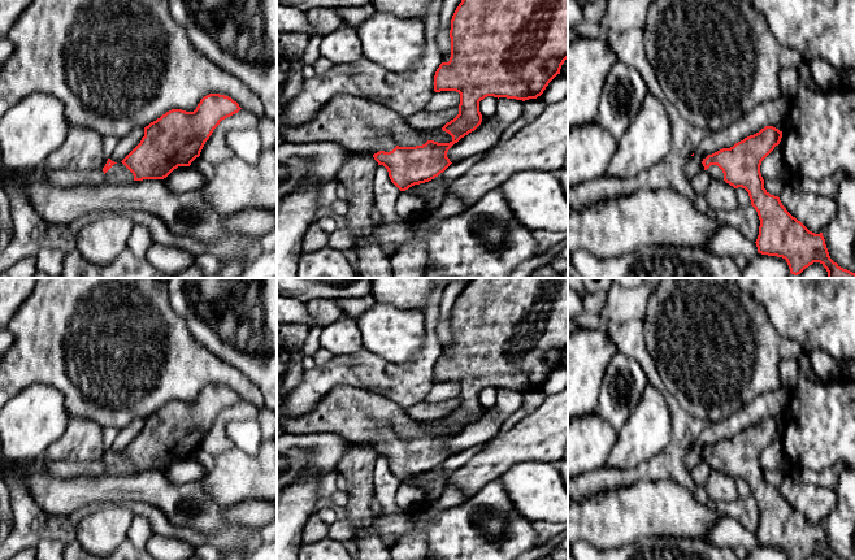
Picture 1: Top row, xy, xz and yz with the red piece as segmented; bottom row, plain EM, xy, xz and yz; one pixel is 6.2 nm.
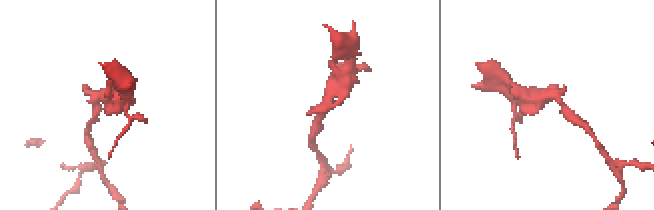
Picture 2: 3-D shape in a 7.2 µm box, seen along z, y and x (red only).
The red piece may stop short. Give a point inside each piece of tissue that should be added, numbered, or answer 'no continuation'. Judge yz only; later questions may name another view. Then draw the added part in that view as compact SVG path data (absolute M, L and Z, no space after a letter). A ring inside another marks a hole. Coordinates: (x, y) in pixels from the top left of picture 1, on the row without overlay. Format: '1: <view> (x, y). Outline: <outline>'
1: yz (716, 464). Outline: M711 456L707 463L711 465L713 470L724 472L724 464L717 456Z

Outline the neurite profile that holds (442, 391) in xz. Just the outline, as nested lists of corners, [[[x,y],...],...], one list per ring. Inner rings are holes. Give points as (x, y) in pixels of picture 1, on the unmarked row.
[[[440,382],[435,383],[429,395],[425,398],[424,403],[439,403],[452,398],[459,398],[460,385],[456,382]]]

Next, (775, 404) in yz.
[[[781,387],[776,391],[763,394],[747,403],[737,413],[716,424],[708,424],[700,437],[685,457],[685,466],[693,470],[704,461],[702,452],[722,439],[730,439],[745,429],[759,424],[765,417],[773,417],[782,422],[790,407],[791,391]]]

